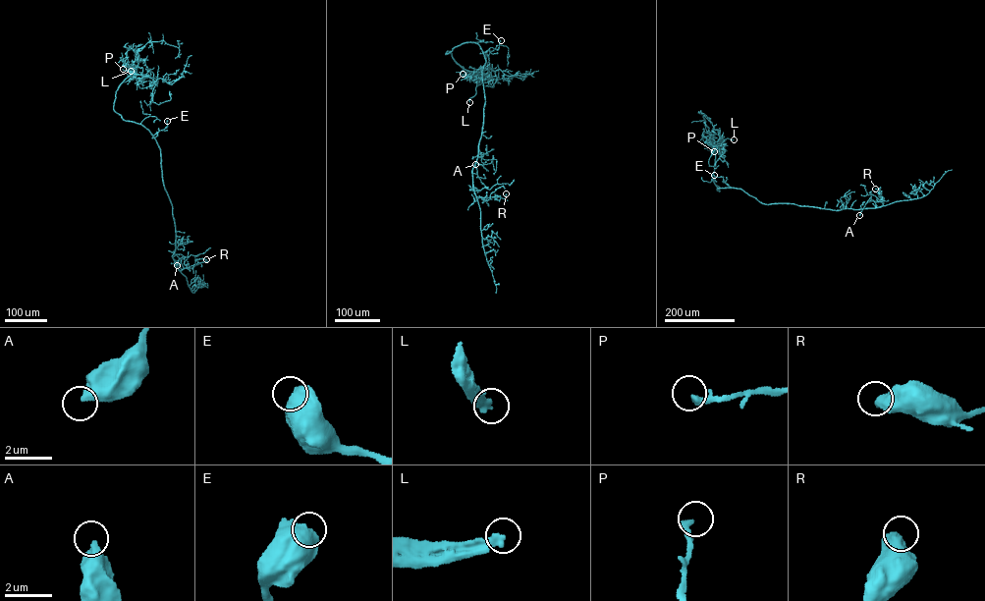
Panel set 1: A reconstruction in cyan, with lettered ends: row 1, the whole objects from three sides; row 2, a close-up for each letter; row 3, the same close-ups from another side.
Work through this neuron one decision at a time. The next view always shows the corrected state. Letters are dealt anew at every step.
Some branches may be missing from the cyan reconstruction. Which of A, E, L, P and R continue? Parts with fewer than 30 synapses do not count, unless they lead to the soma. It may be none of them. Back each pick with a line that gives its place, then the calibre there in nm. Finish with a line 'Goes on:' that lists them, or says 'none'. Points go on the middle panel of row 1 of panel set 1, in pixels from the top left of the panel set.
L: place (469, 102); calibre 360 nm
Goes on: L

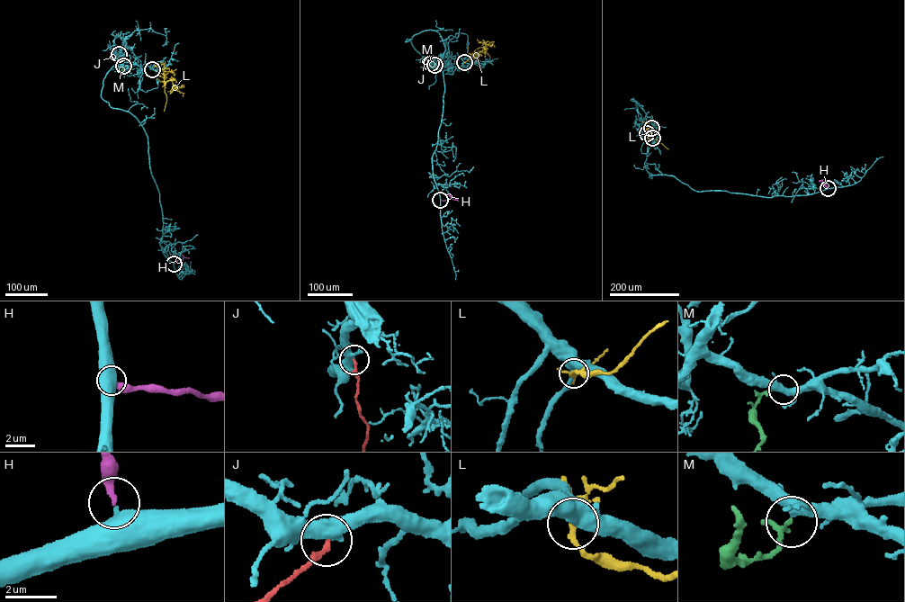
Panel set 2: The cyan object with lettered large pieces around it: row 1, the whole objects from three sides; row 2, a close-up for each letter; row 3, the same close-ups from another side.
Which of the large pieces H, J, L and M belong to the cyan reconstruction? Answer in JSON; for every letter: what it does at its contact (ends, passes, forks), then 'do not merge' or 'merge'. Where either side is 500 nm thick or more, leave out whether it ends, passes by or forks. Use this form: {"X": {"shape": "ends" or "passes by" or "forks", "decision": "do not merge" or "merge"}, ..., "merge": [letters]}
{"H": {"shape": "ends", "decision": "merge"}, "J": {"shape": "ends", "decision": "do not merge"}, "L": {"shape": "forks", "decision": "do not merge"}, "M": {"shape": "passes by", "decision": "merge"}, "merge": ["H", "M"]}

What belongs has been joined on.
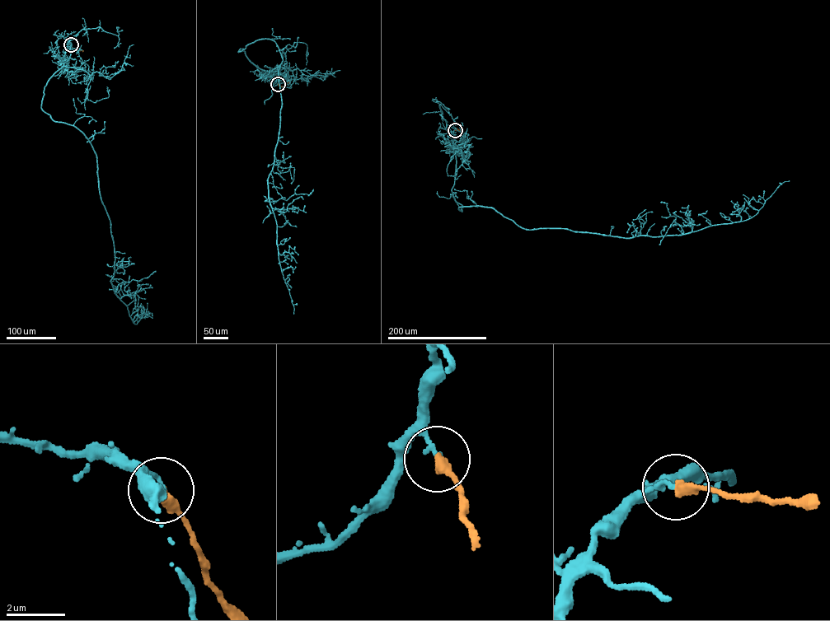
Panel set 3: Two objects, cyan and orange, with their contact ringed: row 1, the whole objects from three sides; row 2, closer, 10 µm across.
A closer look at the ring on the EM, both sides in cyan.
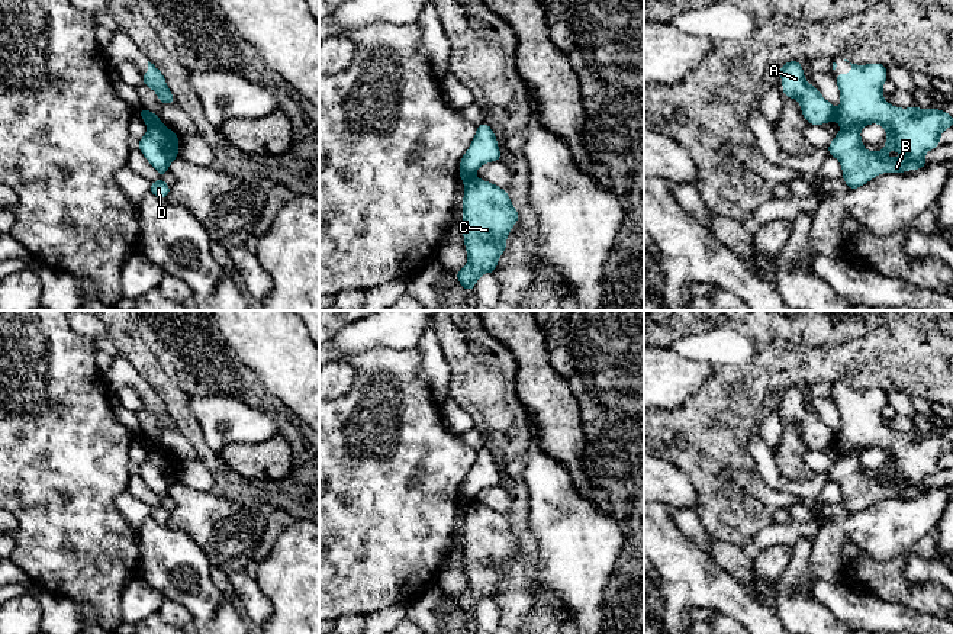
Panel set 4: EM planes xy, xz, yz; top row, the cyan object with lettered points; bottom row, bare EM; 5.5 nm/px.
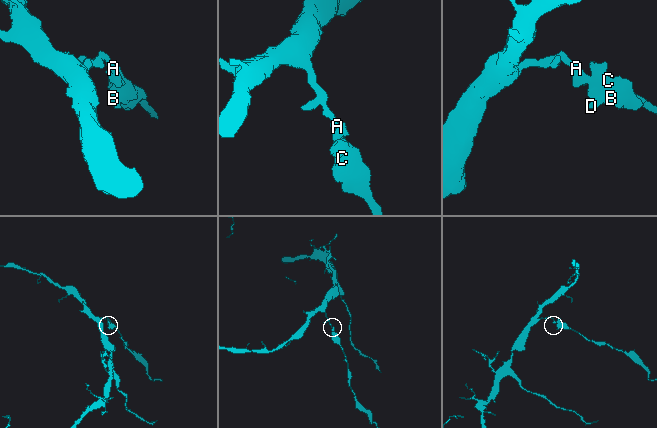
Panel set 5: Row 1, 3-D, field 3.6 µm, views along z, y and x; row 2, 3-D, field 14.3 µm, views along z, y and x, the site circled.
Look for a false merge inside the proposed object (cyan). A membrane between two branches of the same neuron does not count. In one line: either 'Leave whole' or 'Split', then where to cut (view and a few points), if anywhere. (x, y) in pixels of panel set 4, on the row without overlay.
Split. Split along yz (837, 435), (834, 444)

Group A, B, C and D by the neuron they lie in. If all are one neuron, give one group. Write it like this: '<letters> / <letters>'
A / B C D

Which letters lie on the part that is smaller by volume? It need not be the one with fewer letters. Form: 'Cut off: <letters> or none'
Cut off: B, C, D

